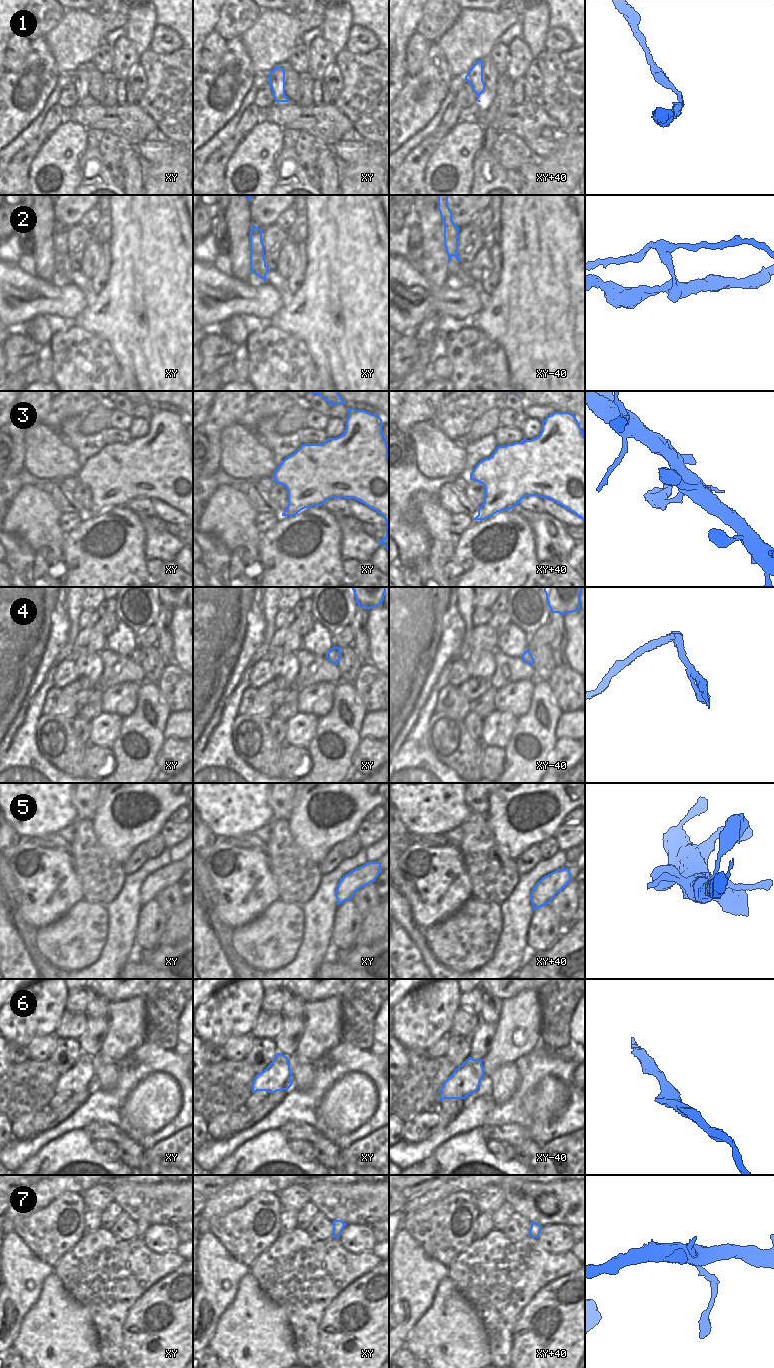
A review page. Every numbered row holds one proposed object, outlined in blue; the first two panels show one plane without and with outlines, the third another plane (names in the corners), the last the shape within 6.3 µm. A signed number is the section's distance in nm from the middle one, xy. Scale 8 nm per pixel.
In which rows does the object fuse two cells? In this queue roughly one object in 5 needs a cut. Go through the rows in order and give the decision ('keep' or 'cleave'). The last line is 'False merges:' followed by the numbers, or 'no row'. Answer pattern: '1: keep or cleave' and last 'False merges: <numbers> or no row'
1: keep
2: cleave
3: keep
4: keep
5: keep
6: keep
7: cleave
False merges: 2, 7

